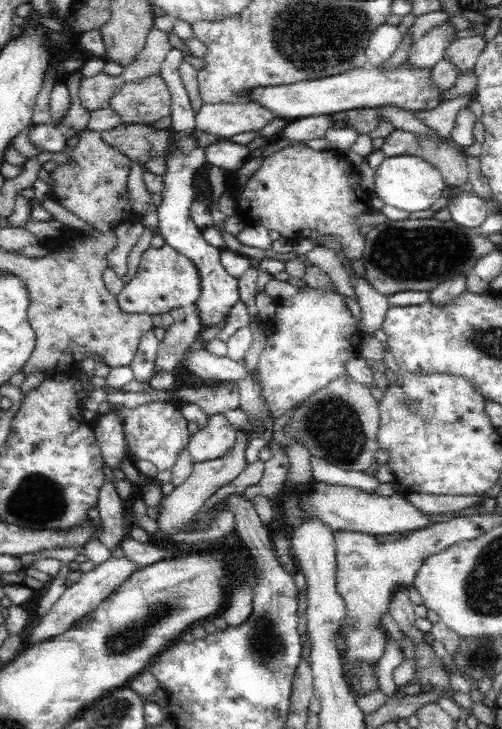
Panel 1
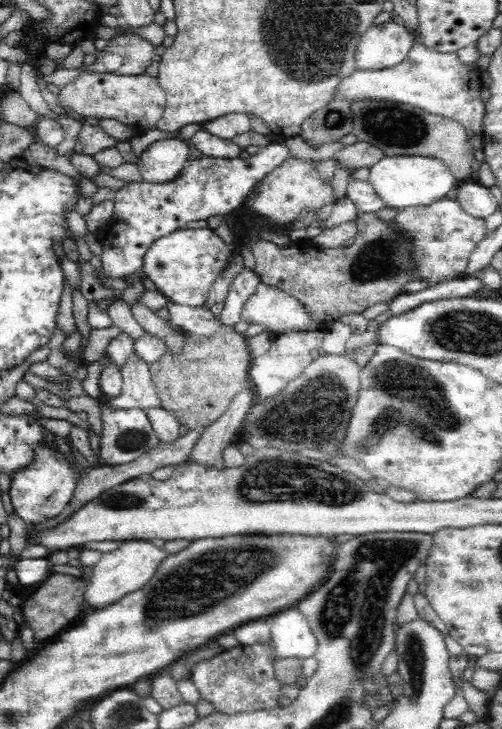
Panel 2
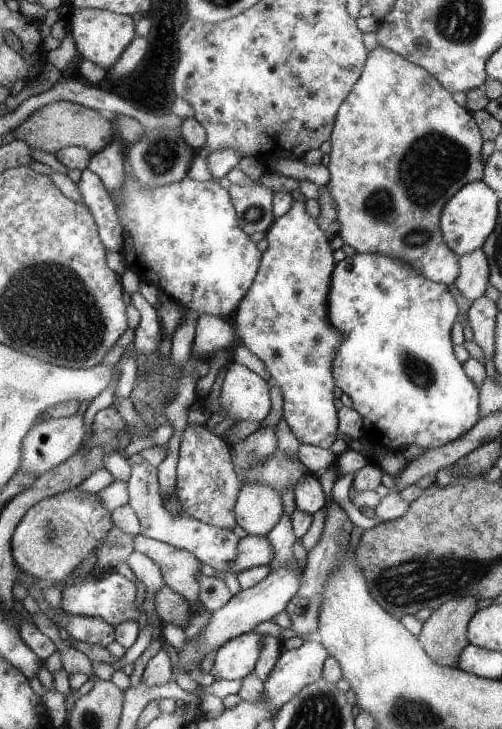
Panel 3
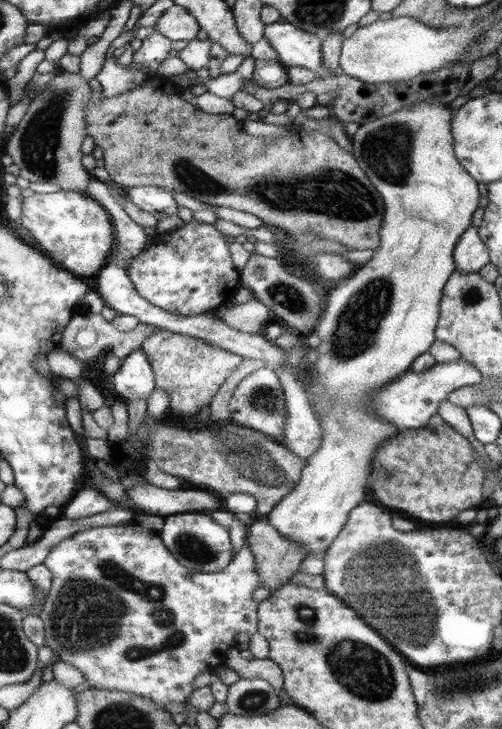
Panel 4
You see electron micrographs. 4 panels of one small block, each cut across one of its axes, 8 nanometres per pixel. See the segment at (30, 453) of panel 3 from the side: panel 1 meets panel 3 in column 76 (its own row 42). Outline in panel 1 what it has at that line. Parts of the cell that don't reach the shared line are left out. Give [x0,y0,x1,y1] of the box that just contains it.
[406,24,454,68]

